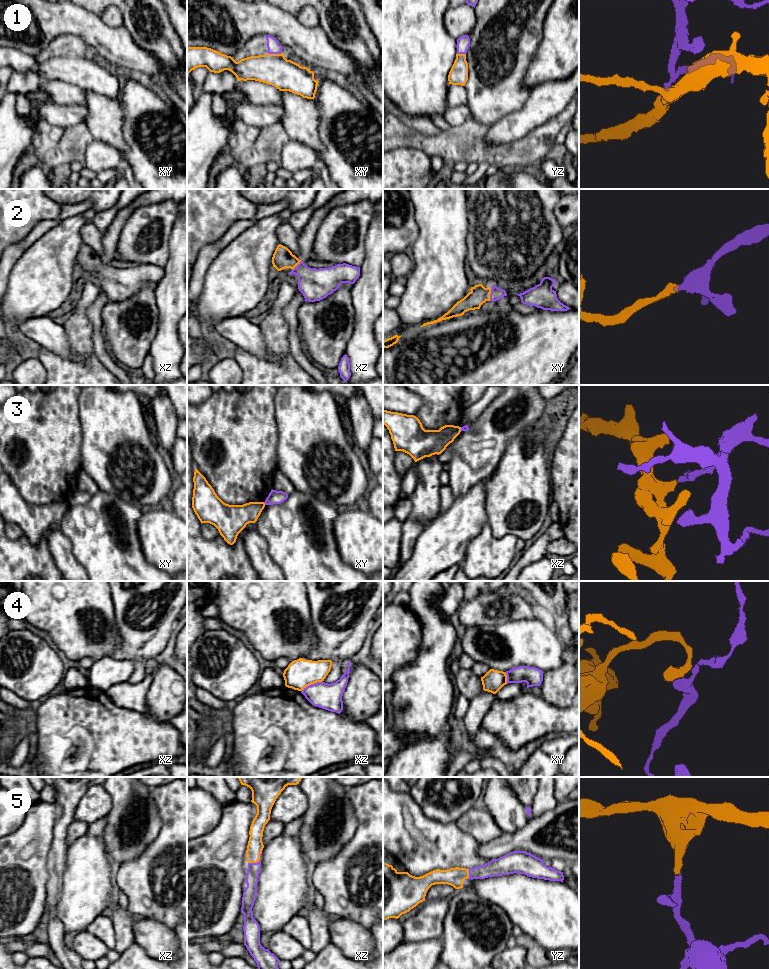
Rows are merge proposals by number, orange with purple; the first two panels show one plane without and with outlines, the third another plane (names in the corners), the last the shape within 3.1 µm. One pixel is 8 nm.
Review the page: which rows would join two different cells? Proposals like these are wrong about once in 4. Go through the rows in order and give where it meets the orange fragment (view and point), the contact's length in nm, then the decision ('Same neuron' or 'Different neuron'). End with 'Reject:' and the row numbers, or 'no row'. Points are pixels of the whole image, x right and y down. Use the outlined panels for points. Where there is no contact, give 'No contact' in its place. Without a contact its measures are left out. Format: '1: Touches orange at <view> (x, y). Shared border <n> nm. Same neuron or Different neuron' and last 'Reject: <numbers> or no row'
1: Touches orange at xy (275, 54). Shared border 130 nm. Same neuron
2: Touches orange at xy (489, 294). Shared border 110 nm. Same neuron
3: Touches orange at xy (264, 503). Shared border 30 nm. Different neuron
4: Touches orange at xz (311, 683). Shared border 200 nm. Different neuron
5: Touches orange at xz (257, 861). Shared border 140 nm. Same neuron
Reject: 3, 4

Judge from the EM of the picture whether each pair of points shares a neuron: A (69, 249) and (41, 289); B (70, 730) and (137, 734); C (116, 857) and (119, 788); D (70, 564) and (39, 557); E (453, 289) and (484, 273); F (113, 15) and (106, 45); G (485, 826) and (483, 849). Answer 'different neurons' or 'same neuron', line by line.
A: same neuron
B: same neuron
C: same neuron
D: different neurons
E: different neurons
F: different neurons
G: different neurons

